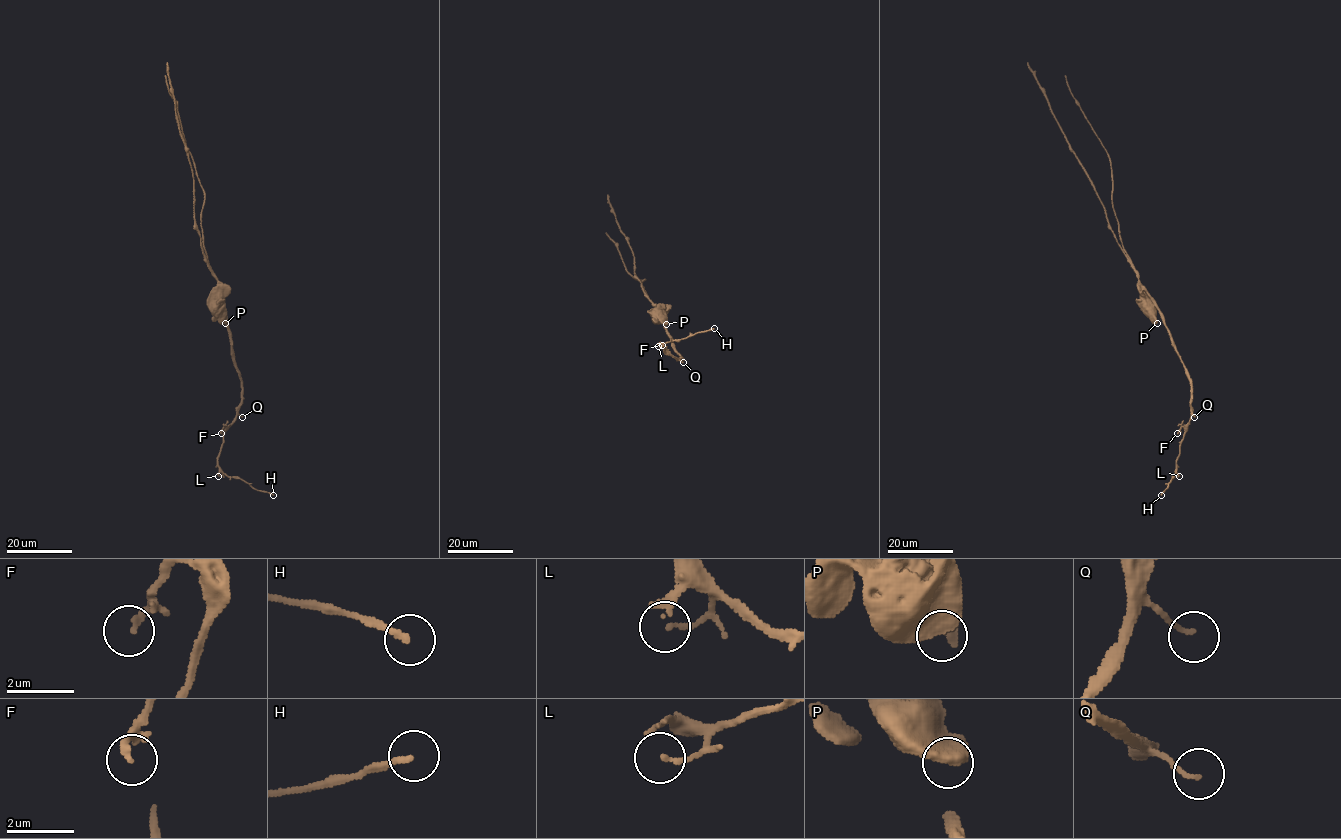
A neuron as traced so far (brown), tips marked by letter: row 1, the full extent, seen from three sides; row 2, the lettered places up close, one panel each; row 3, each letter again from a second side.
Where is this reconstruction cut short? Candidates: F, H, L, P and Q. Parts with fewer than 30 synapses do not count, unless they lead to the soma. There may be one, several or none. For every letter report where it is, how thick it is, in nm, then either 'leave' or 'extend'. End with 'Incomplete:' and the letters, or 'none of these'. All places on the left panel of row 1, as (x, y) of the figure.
F: place (221, 433); calibre 200 nm; leave
H: place (273, 495); calibre 180 nm; extend
L: place (218, 476); calibre 130 nm; leave
P: place (225, 323); calibre 650 nm; leave
Q: place (242, 417); calibre 120 nm; leave
Incomplete: H

